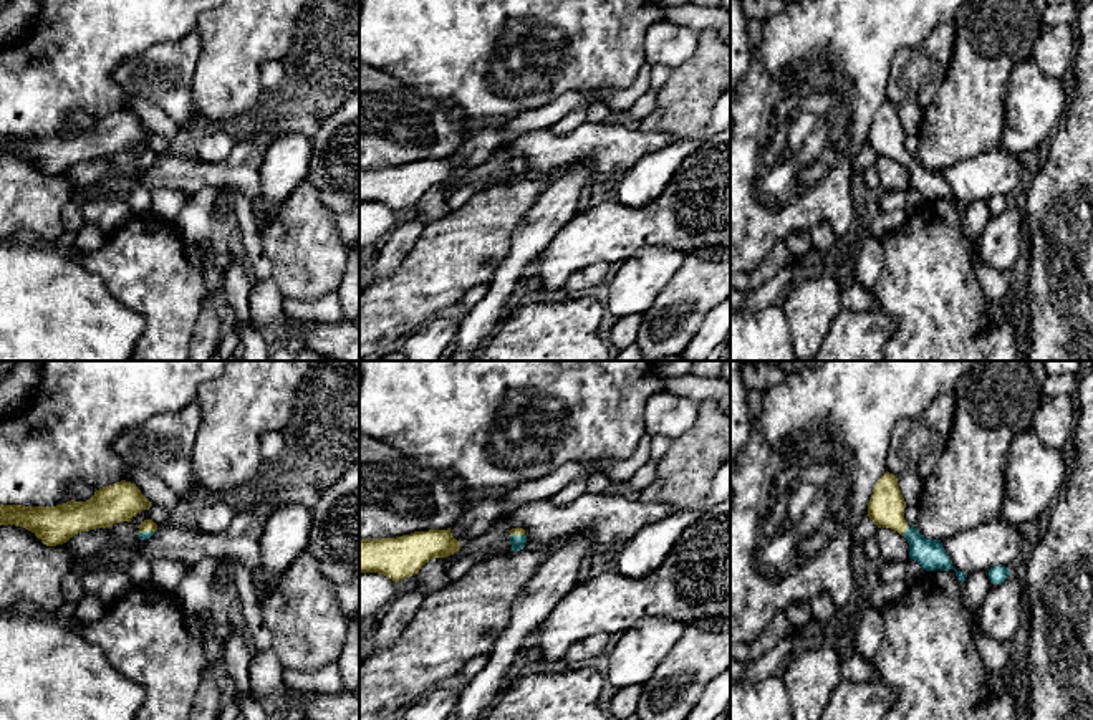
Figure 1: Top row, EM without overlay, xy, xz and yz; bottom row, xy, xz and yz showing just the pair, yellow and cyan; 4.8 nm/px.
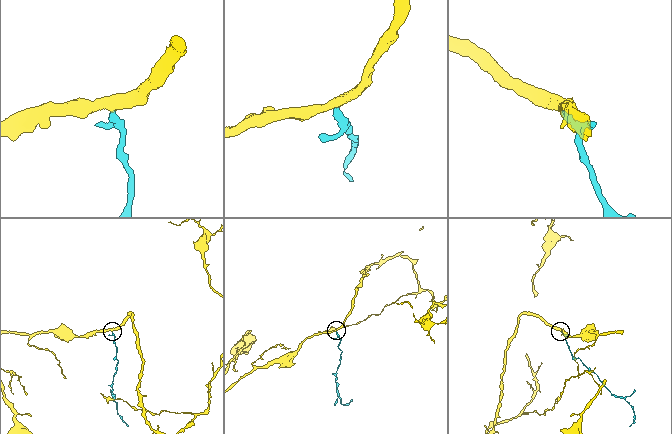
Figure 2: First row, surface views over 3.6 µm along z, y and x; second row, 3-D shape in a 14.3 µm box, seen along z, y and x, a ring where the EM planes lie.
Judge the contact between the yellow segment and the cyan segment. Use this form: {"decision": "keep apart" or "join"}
{"decision": "join"}

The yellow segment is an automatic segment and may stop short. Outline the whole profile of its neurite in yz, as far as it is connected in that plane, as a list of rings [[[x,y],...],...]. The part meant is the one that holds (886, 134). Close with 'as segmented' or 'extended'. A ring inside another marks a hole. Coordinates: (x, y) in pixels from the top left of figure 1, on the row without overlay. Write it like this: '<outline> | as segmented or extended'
[[[886,101],[874,114],[868,132],[868,146],[878,157],[891,157],[903,164],[909,172],[909,187],[917,190],[926,200],[954,199],[959,210],[965,210],[967,204],[957,200],[941,169],[924,167],[917,157],[909,156],[904,149],[906,131],[901,124],[898,108]]] | extended

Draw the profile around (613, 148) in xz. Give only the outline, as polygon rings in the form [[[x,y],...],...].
[[[583,122],[570,134],[550,129],[533,131],[498,149],[510,161],[523,157],[527,169],[553,179],[575,164],[591,159],[596,174],[624,174],[644,156],[672,144],[666,131],[641,131],[623,124]]]

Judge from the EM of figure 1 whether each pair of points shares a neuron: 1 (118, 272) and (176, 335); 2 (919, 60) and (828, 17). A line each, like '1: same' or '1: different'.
1: same
2: different

